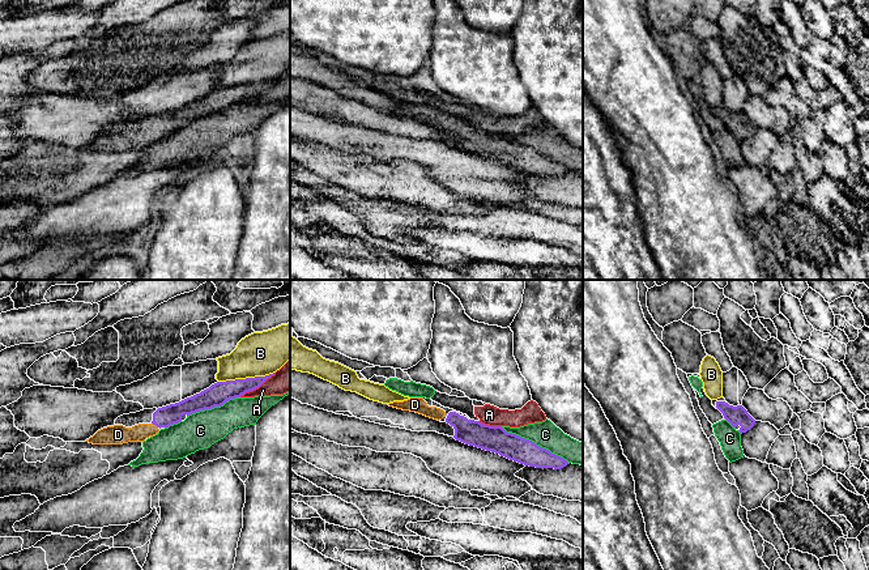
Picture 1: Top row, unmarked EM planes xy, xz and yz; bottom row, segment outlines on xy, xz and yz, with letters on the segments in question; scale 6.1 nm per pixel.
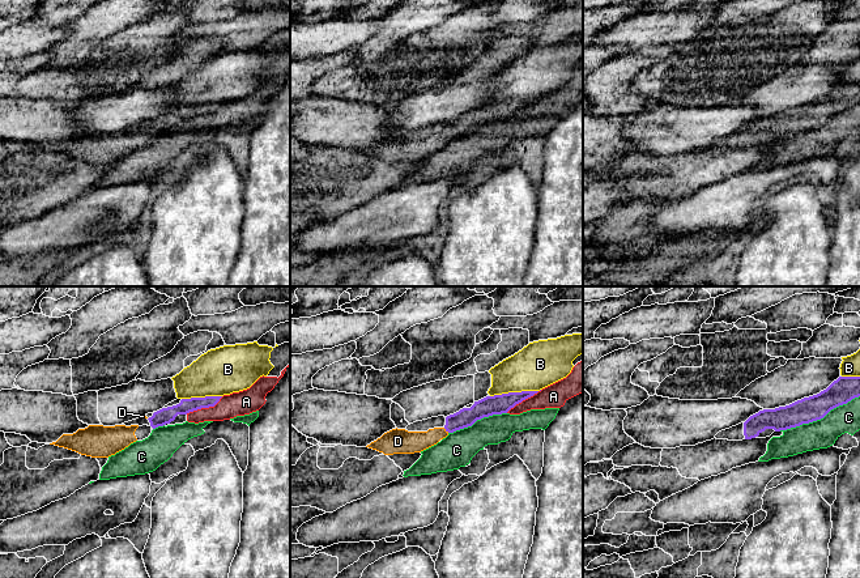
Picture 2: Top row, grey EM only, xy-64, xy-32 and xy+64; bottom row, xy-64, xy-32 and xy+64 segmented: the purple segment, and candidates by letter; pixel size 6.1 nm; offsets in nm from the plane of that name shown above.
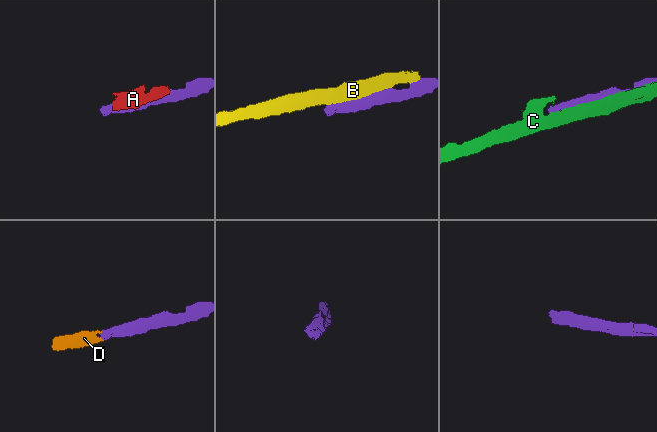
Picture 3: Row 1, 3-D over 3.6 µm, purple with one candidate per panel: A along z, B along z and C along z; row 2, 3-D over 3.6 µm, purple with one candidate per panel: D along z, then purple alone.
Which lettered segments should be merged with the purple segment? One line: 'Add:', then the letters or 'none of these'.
Add: D

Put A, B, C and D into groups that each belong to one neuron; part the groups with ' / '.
A / B / C / D

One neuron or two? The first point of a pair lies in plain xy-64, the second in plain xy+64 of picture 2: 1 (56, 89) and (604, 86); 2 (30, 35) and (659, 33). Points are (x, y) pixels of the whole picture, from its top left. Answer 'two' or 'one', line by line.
1: two
2: one

